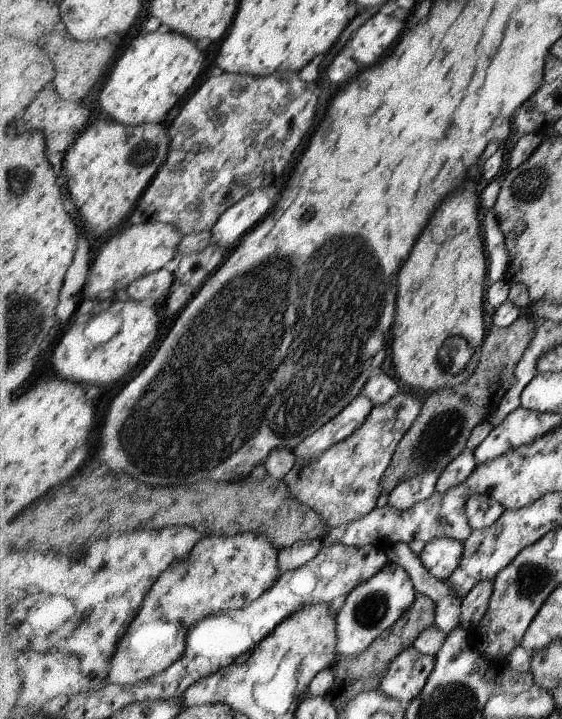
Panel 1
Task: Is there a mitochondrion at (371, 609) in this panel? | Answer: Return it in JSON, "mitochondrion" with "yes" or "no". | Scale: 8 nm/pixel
{"mitochondrion":"yes"}

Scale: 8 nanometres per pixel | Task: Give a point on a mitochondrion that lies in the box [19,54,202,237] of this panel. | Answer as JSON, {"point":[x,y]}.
{"point":[142,151]}

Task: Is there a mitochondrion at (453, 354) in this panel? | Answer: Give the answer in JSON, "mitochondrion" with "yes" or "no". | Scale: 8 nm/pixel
{"mitochondrion":"yes"}

